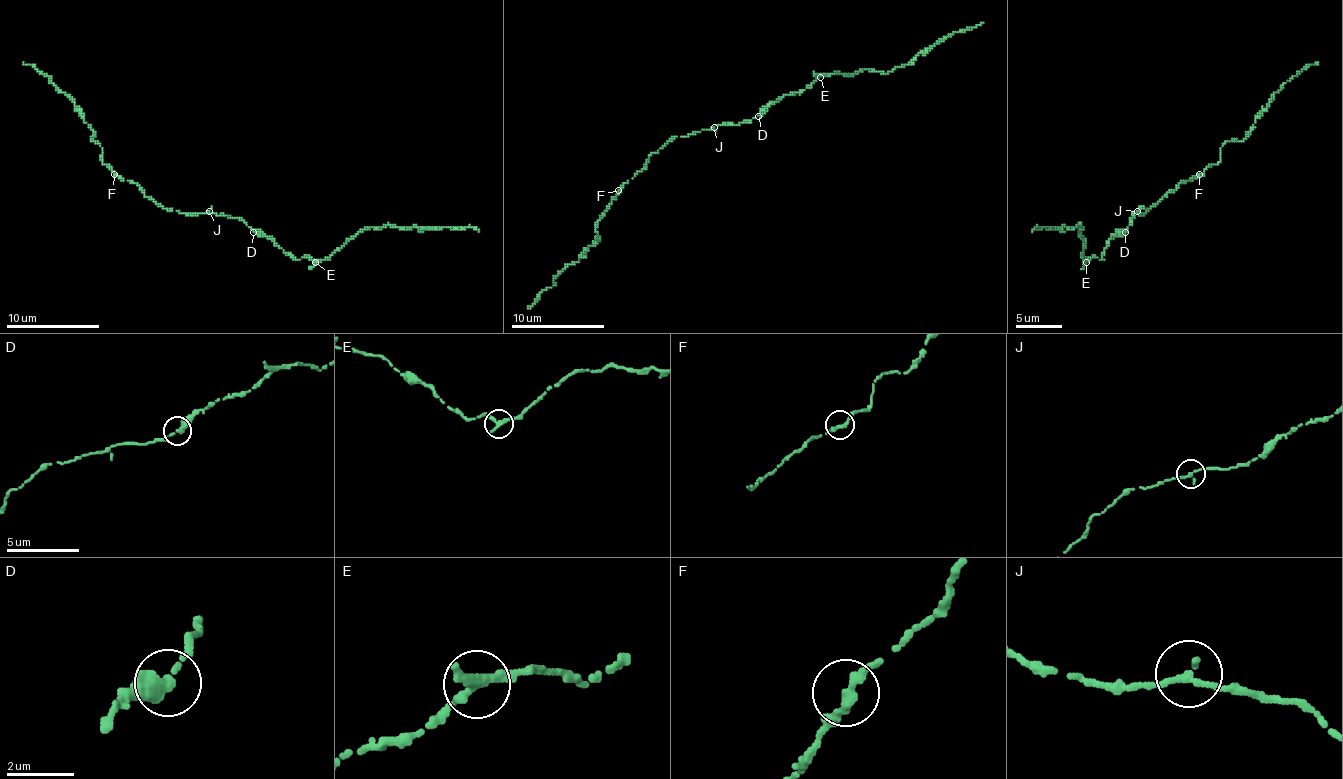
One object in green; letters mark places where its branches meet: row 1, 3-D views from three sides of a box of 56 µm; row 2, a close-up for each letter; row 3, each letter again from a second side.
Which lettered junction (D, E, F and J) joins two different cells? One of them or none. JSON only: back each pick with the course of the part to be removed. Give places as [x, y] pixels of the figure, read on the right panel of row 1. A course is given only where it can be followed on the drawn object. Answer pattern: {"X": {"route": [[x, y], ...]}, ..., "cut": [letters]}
{"E": {"route": [[1086, 262], [1079, 232], [1081, 225], [1037, 227], [1032, 232]]}, "cut": ["E"]}

